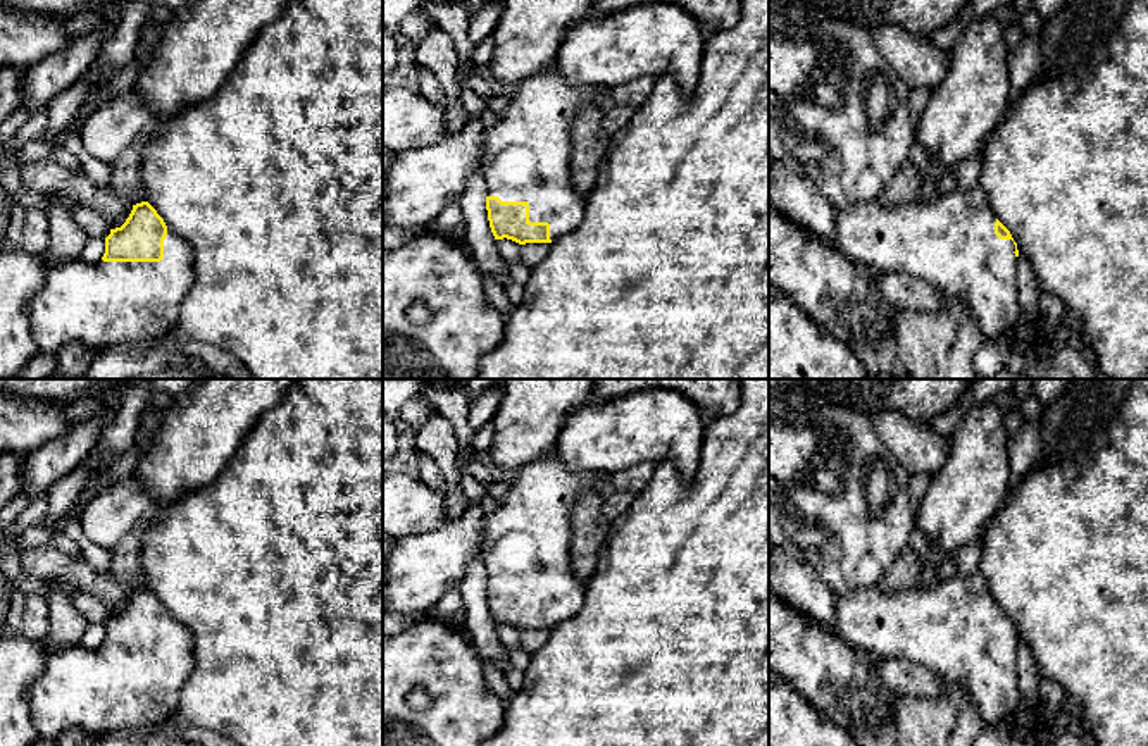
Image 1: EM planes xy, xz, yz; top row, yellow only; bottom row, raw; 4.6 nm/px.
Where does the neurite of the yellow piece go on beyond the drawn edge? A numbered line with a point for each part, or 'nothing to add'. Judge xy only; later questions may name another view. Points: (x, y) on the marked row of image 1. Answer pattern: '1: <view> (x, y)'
1: xy (111, 304)

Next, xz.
1: xz (526, 157)

